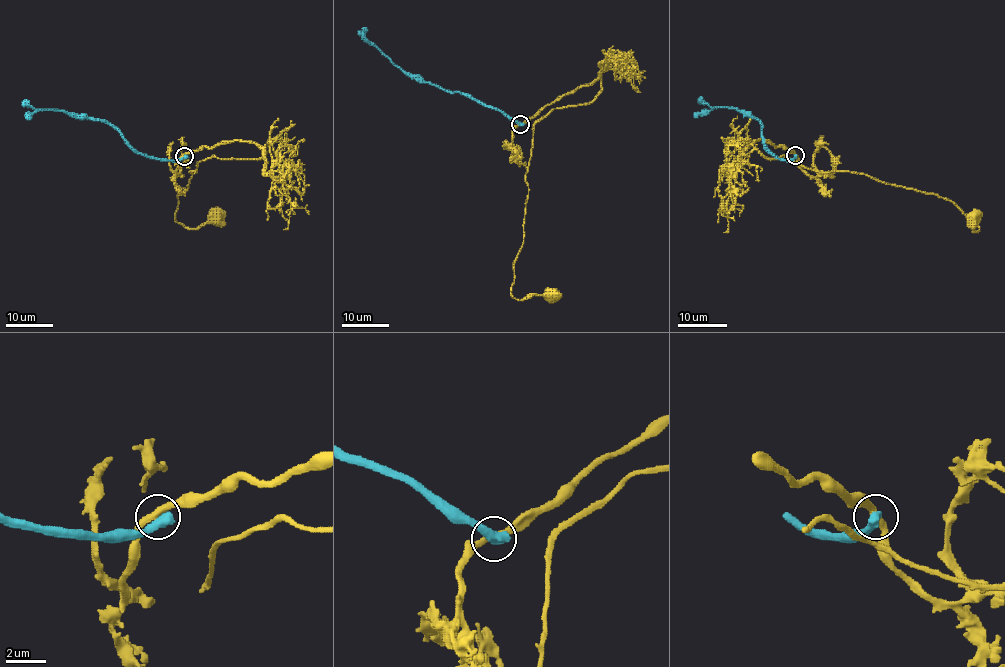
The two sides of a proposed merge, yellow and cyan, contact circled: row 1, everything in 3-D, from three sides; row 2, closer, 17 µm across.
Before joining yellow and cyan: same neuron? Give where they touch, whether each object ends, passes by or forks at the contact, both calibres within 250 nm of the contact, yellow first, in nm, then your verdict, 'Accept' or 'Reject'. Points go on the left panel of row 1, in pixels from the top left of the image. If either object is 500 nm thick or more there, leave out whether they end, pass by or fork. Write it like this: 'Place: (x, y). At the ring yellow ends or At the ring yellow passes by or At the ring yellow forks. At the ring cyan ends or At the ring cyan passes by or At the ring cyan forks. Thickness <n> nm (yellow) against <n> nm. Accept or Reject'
Place: (184, 156). Thickness 320 nm (yellow) against 600 nm. Reject

